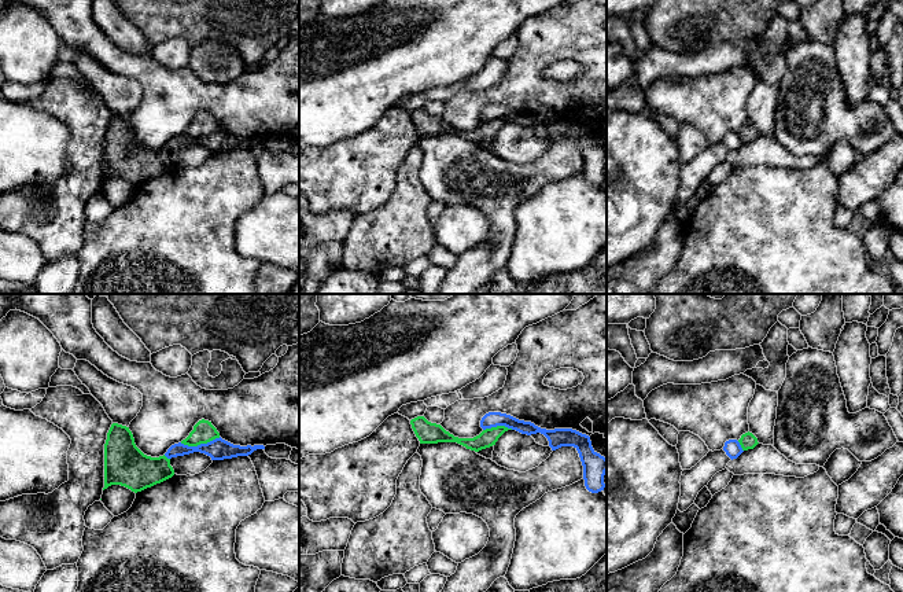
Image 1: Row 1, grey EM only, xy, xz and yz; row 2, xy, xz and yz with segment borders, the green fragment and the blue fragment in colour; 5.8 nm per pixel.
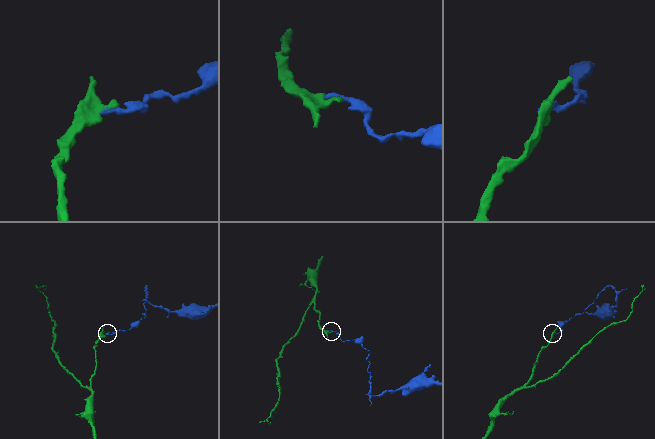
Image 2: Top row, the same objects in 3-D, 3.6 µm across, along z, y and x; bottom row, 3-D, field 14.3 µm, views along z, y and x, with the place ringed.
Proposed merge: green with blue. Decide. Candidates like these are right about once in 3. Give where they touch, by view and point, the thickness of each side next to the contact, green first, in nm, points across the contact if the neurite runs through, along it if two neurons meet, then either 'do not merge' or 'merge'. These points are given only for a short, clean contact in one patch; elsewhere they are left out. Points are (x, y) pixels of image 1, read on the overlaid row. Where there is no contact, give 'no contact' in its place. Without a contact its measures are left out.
contact xy (199, 444); calibres 130 and 130 nm; border xy (220, 437), (196, 445), (180, 442); do not merge

